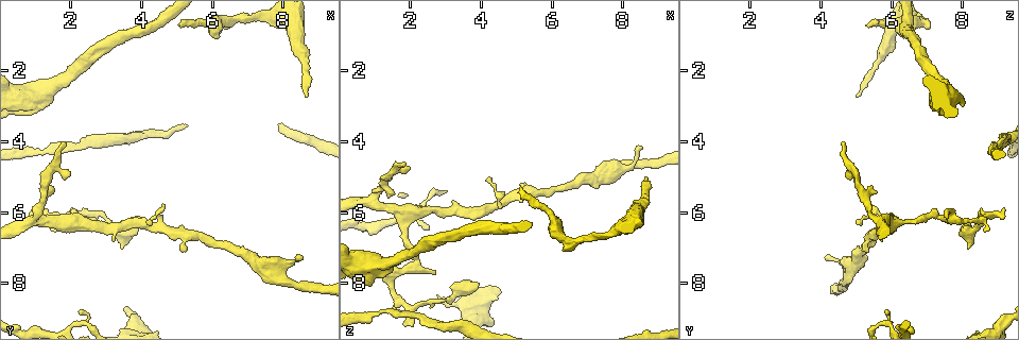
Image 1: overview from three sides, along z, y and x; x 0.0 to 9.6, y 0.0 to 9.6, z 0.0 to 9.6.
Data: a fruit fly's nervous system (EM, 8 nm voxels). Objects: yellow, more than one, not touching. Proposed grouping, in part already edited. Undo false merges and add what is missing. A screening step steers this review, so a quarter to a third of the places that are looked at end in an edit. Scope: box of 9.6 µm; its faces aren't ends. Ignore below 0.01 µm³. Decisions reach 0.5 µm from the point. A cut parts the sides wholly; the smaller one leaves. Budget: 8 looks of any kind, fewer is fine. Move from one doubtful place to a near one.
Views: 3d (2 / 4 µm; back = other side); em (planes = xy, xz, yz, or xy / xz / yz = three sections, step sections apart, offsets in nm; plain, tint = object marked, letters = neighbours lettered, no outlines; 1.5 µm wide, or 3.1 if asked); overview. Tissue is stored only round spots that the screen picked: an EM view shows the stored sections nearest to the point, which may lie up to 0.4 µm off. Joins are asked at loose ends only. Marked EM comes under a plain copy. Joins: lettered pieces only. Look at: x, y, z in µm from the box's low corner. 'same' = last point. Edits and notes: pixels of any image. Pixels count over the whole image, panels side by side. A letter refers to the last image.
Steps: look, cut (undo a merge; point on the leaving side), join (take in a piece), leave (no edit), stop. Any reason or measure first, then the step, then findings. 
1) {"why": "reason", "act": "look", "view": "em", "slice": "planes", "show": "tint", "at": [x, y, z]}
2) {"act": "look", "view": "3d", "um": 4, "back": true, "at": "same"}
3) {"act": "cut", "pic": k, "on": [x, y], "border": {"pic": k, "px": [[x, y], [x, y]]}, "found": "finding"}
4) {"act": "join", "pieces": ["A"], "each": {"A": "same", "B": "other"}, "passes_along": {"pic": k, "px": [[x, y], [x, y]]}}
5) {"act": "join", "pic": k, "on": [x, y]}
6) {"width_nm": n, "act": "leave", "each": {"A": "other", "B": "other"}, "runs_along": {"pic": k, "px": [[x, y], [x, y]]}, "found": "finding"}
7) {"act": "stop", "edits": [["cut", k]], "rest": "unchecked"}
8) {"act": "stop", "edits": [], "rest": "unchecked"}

{"why": "branch stops here", "act": "look", "view": "em", "slice": "planes", "show": "tint", "at": [8.60, 2.75, 5.05]}

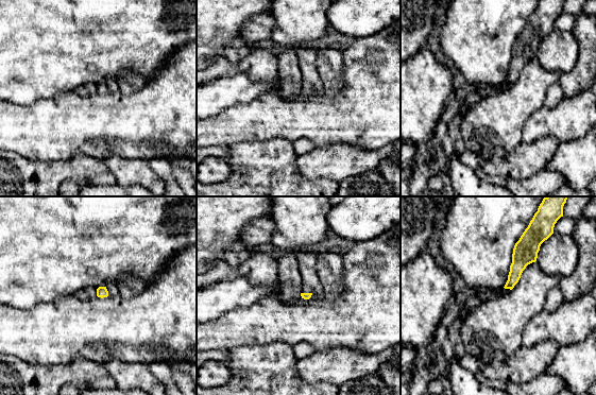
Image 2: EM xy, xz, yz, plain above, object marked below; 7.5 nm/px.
{"why": "what lies round it", "act": "look", "view": "em", "slice": "planes", "show": "letters", "at": "same"}

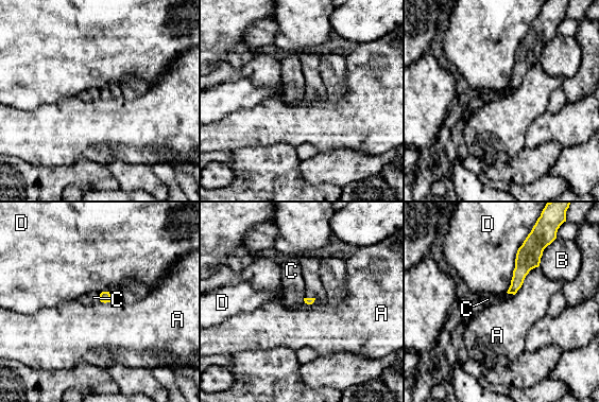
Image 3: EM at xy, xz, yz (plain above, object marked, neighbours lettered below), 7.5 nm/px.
{"longest_contact_nm": ["D", 480], "act": "leave", "each": {"A": "other", "B": "other", "C": "other", "D": "other"}, "found": "none of them fits"}

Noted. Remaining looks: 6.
{"why": "branch stops here", "act": "look", "view": "em", "slice": "planes", "show": "letters", "at": [5.15, 0.70, 5.35]}

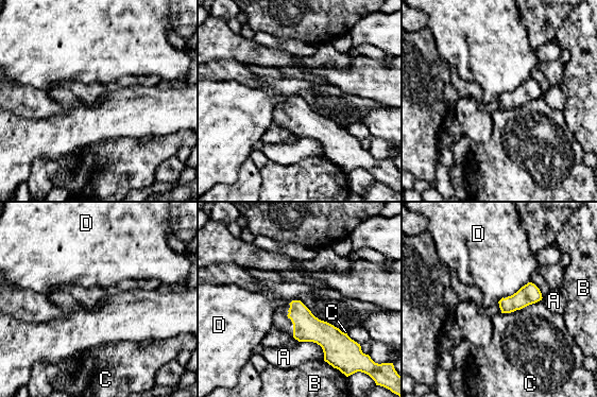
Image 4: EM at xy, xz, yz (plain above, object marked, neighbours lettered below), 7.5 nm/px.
{"width_nm": 140, "act": "leave", "each": {"A": "other", "B": "other", "C": "other", "D": "other"}, "border": {"pic": 4, "px": [[529, 281], [508, 296]]}, "found": "no lettered piece goes on from it"}

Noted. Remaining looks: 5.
{"why": "an open end", "act": "look", "view": "3d", "um": 4, "at": [1.80, 4.05, 4.60]}

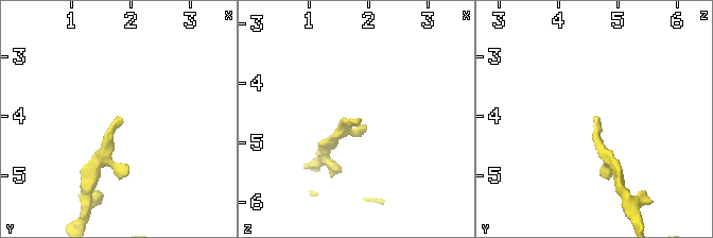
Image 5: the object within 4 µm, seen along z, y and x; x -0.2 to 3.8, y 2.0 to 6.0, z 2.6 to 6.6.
{"act": "look", "view": "em", "slice": "xy", "step": 4, "show": "tint", "at": [1.80, 4.05, 4.55]}

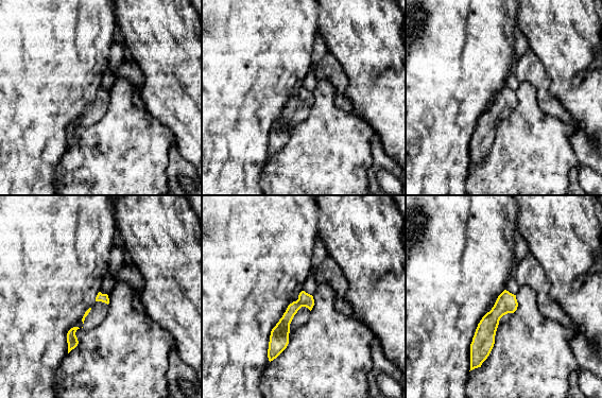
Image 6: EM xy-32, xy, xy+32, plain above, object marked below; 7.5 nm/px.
{"act": "look", "view": "em", "slice": "planes", "show": "letters", "at": "same"}

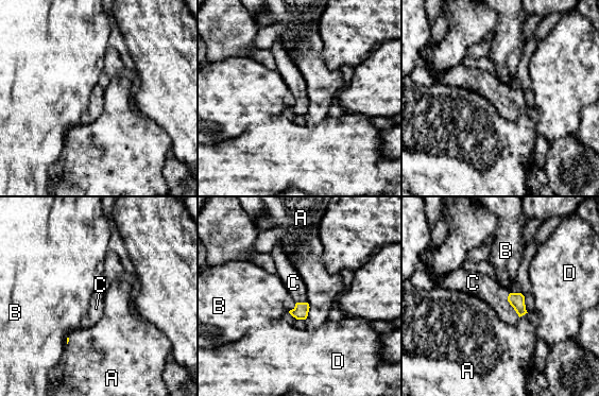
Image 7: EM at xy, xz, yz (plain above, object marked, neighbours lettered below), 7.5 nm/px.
{"act": "join", "pieces": ["C"], "each": {"A": "other", "B": "other", "C": "same", "D": "other"}, "passes_along": {"pic": 7, "px": [[516, 300], [510, 304], [482, 286]]}, "found": "the neuron continues"}

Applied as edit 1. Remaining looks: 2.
{"act": "stop", "edits": [["join", 7]], "rest": "unchecked"}

